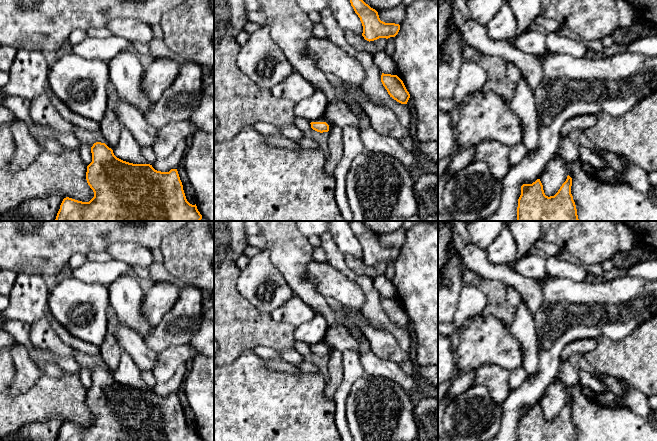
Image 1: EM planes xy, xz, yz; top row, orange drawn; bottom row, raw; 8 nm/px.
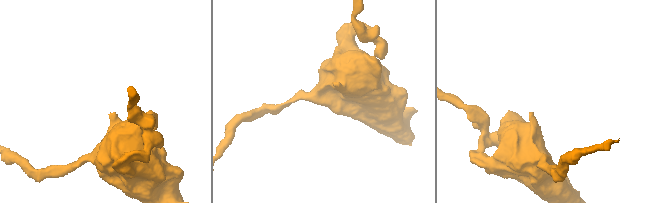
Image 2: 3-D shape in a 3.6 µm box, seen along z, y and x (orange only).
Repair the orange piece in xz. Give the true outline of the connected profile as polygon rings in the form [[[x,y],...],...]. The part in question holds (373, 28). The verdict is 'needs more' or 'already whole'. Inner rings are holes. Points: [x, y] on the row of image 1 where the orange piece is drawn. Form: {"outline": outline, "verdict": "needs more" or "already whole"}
{"outline": [[[350,0],[351,6],[360,18],[363,26],[362,36],[367,41],[374,41],[379,38],[395,37],[400,25],[385,23],[380,20],[378,12],[366,4],[363,0]]], "verdict": "already whole"}

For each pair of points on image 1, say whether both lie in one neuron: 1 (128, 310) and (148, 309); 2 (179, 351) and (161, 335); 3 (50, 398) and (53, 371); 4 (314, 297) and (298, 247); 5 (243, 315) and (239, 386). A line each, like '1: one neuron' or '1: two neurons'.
1: two neurons
2: two neurons
3: two neurons
4: one neuron
5: two neurons

